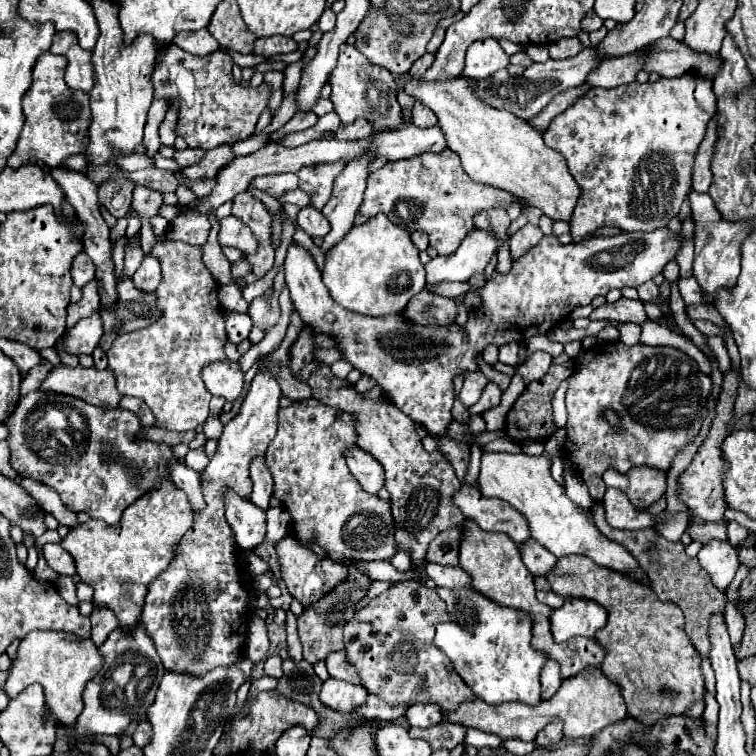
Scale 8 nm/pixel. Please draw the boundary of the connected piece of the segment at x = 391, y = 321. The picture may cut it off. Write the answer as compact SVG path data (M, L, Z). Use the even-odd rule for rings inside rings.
M668 228L654 230L650 234L640 232L622 232L612 238L588 238L576 244L560 244L556 236L544 236L532 250L528 250L518 260L512 260L512 268L508 274L492 272L490 280L478 290L478 296L482 298L480 308L474 308L468 312L468 322L464 328L460 328L456 322L440 328L440 326L418 326L406 320L404 314L390 314L384 318L368 318L362 314L354 314L350 310L344 310L336 302L332 302L328 288L324 286L320 278L320 270L314 262L314 258L296 242L290 244L288 256L284 262L286 268L286 284L290 288L290 296L294 302L294 308L298 310L302 322L306 328L312 328L318 334L332 336L338 342L338 350L342 352L342 358L348 360L356 370L362 374L372 376L378 386L384 390L386 398L394 402L404 414L408 414L414 422L422 424L428 434L432 436L444 436L448 432L450 422L454 420L450 410L454 404L454 378L464 376L470 372L478 372L478 356L484 352L486 346L504 346L508 342L522 342L524 338L532 338L536 334L546 334L550 328L560 324L570 316L570 312L578 306L588 306L596 296L606 296L614 288L638 288L640 284L652 280L662 268L676 256L676 252L682 246L682 234L672 234Z

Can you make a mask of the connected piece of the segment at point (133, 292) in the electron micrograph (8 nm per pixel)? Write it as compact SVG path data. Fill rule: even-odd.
M120 280L118 294L120 298L112 308L100 308L104 330L110 330L116 320L122 320L124 322L122 330L132 332L150 326L150 322L156 322L156 318L160 318L160 310L156 310L154 292L136 290L132 280Z

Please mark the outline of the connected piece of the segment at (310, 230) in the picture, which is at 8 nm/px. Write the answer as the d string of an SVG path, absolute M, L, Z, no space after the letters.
M314 206L302 208L302 210L298 212L296 220L298 220L298 226L300 226L306 234L310 234L312 238L314 238L314 236L326 236L328 230L330 230L330 222L328 222L328 220L324 218L324 214L322 214L320 210L316 210Z

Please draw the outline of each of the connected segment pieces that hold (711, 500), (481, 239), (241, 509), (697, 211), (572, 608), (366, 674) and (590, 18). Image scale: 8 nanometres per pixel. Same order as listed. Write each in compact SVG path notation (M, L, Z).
M732 370L728 374L724 374L724 384L722 384L722 394L718 398L716 404L716 418L712 422L710 434L704 440L698 456L692 460L692 464L688 466L686 472L680 474L678 478L678 498L690 508L690 512L694 512L696 516L700 516L704 522L726 522L724 520L724 488L722 488L722 476L724 476L724 462L722 462L722 442L728 434L728 420L732 418L732 404L736 400L738 394L738 374Z
M474 228L460 248L450 256L436 256L426 264L428 284L444 280L466 282L474 272L482 272L498 250L498 240L488 230Z
M226 494L226 520L242 550L254 550L266 538L266 512L238 494Z
M690 192L690 206L692 206L692 220L694 220L694 236L696 236L696 256L694 256L694 276L698 278L706 302L714 304L716 292L726 286L732 288L740 274L740 242L746 238L746 222L726 222L718 214L712 198L708 194Z
M564 598L564 606L556 608L550 616L550 626L556 642L564 642L574 636L592 638L596 630L606 624L606 610L600 604L584 598Z
M396 582L370 604L356 612L344 628L348 662L358 668L368 694L380 696L390 706L436 702L442 712L452 712L460 702L476 698L458 678L448 656L434 646L434 632L440 622L448 620L446 604L422 582Z
M590 10L590 12L582 18L582 30L594 32L594 30L598 30L598 28L602 28L602 18L596 16L596 14Z

